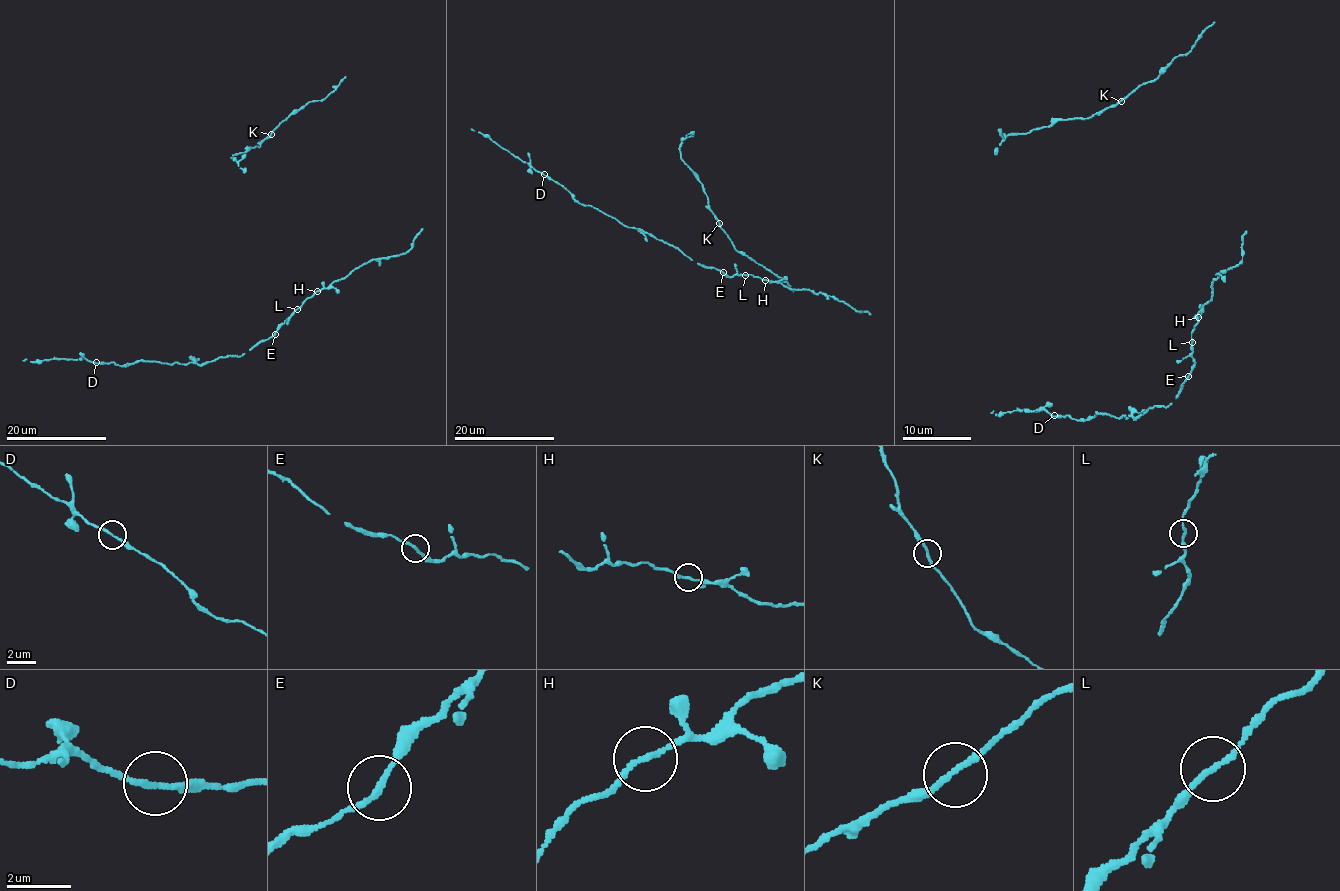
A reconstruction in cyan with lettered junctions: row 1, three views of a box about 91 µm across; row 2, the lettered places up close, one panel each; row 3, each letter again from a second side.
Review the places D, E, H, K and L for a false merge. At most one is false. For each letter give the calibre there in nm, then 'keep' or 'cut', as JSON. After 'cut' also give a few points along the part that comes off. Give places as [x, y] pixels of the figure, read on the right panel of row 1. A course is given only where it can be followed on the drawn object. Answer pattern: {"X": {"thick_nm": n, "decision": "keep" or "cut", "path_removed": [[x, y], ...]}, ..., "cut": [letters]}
{"D": {"thick_nm": 160, "decision": "keep"}, "E": {"thick_nm": 170, "decision": "keep"}, "H": {"thick_nm": 150, "decision": "keep"}, "K": {"thick_nm": 180, "decision": "keep"}, "L": {"thick_nm": 160, "decision": "keep"}, "cut": []}

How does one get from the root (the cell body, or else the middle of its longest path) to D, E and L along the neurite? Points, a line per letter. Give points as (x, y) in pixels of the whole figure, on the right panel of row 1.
D: (1192, 354), (1193, 369), (1178, 397), (1166, 407), (1153, 406), (1138, 418), (1098, 412), (1086, 419), (1053, 416)
E: (1192, 354), (1193, 369), (1188, 376)
L: (1192, 354), (1192, 342)

